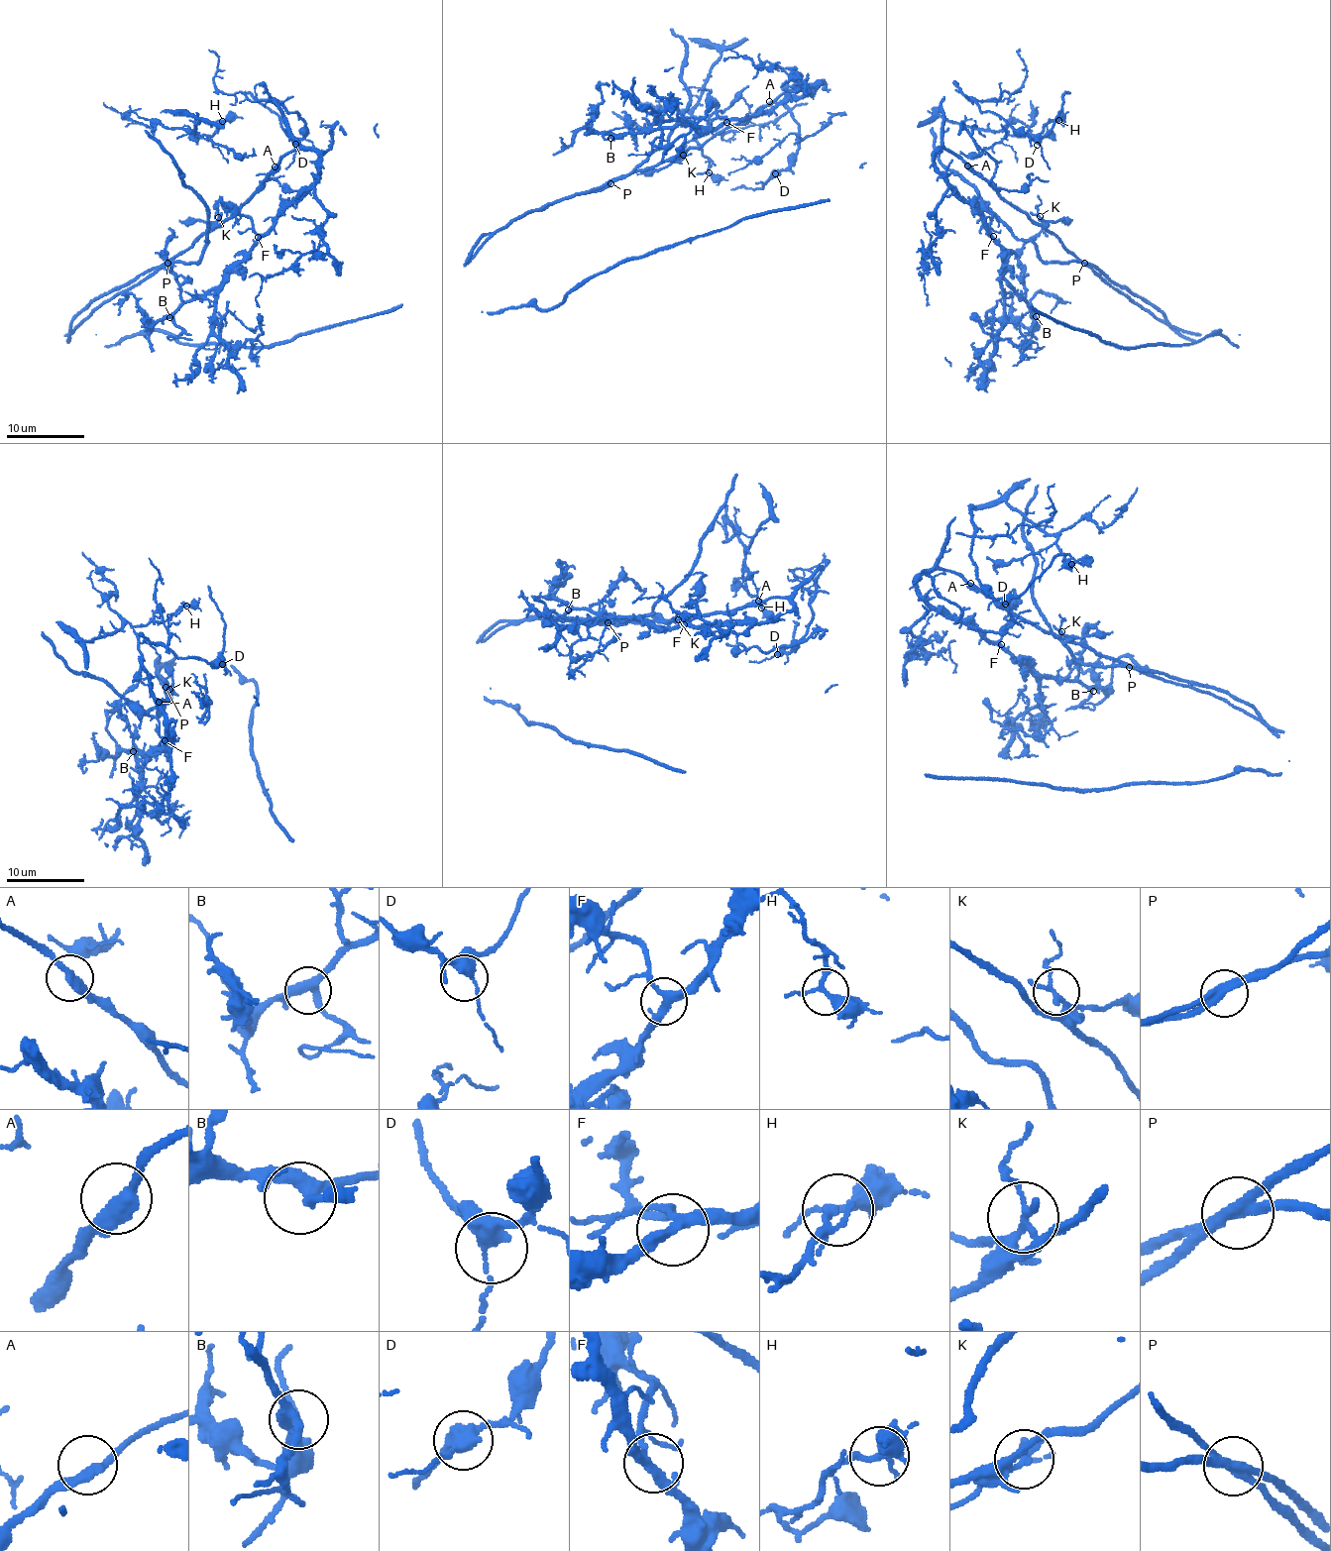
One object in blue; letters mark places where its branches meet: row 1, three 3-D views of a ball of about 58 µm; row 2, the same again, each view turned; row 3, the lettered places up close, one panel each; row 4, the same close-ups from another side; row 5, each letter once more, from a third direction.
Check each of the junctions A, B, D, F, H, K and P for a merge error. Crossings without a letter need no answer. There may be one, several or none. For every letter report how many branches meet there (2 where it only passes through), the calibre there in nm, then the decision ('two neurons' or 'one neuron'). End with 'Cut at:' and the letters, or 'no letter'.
A: 2 | 360 nm | one neuron
B: 3 | 340 nm | one neuron
D: 3 | 360 nm | one neuron
F: 3 | 280 nm | one neuron
H: 4 | 240 nm | one neuron
K: 3 | 170 nm | one neuron
P: 2 | 360 nm | two neurons
Cut at: P

